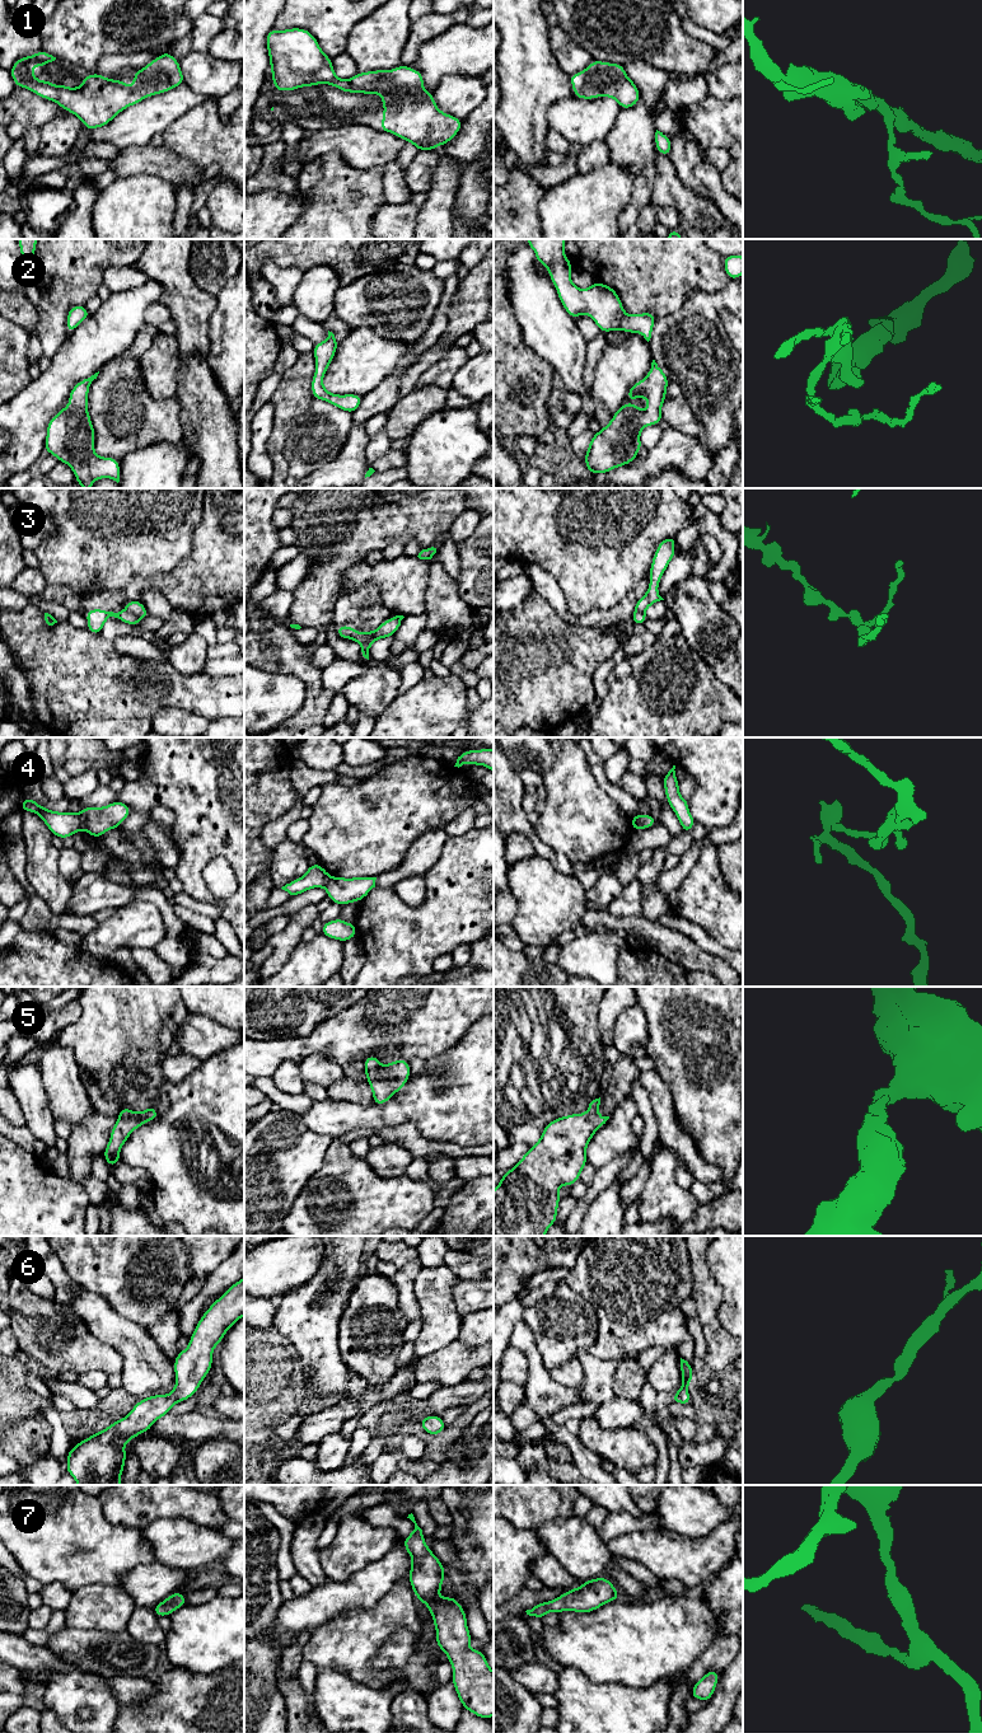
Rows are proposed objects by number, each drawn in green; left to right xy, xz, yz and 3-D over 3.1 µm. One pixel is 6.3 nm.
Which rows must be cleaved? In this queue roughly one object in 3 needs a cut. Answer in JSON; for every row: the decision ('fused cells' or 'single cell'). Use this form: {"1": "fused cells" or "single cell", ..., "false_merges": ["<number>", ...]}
{"1": "single cell", "2": "single cell", "3": "fused cells", "4": "fused cells", "5": "single cell", "6": "single cell", "7": "single cell", "false_merges": ["3", "4"]}

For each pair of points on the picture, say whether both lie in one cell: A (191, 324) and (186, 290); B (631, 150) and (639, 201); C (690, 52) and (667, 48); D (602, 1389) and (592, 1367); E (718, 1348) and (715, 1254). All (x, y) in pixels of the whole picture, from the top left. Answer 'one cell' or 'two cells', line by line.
A: one cell
B: one cell
C: one cell
D: one cell
E: two cells

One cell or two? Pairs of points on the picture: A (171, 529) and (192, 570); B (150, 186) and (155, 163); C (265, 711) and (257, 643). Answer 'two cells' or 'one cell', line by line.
A: two cells
B: two cells
C: two cells

